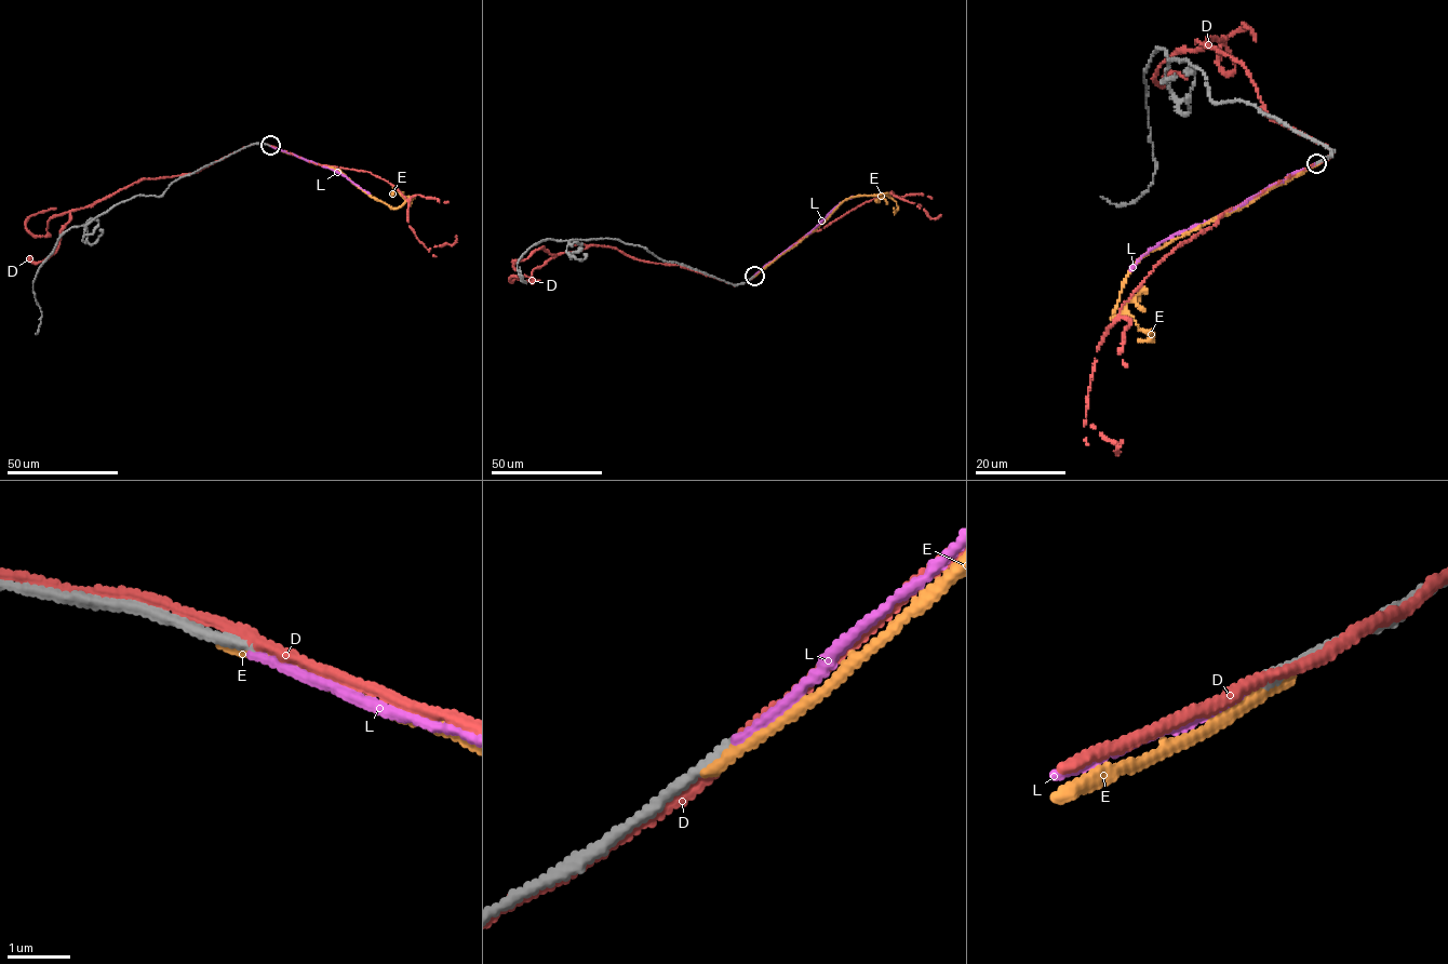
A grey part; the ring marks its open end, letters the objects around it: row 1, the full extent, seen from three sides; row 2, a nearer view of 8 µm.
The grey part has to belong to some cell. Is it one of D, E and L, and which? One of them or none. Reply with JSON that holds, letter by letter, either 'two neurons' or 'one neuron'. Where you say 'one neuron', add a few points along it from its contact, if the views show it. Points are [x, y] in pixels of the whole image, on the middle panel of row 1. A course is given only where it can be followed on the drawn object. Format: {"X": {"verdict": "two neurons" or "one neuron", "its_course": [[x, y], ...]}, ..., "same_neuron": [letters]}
{"D": {"verdict": "two neurons"}, "E": {"verdict": "two neurons"}, "L": {"verdict": "two neurons"}, "same_neuron": []}

